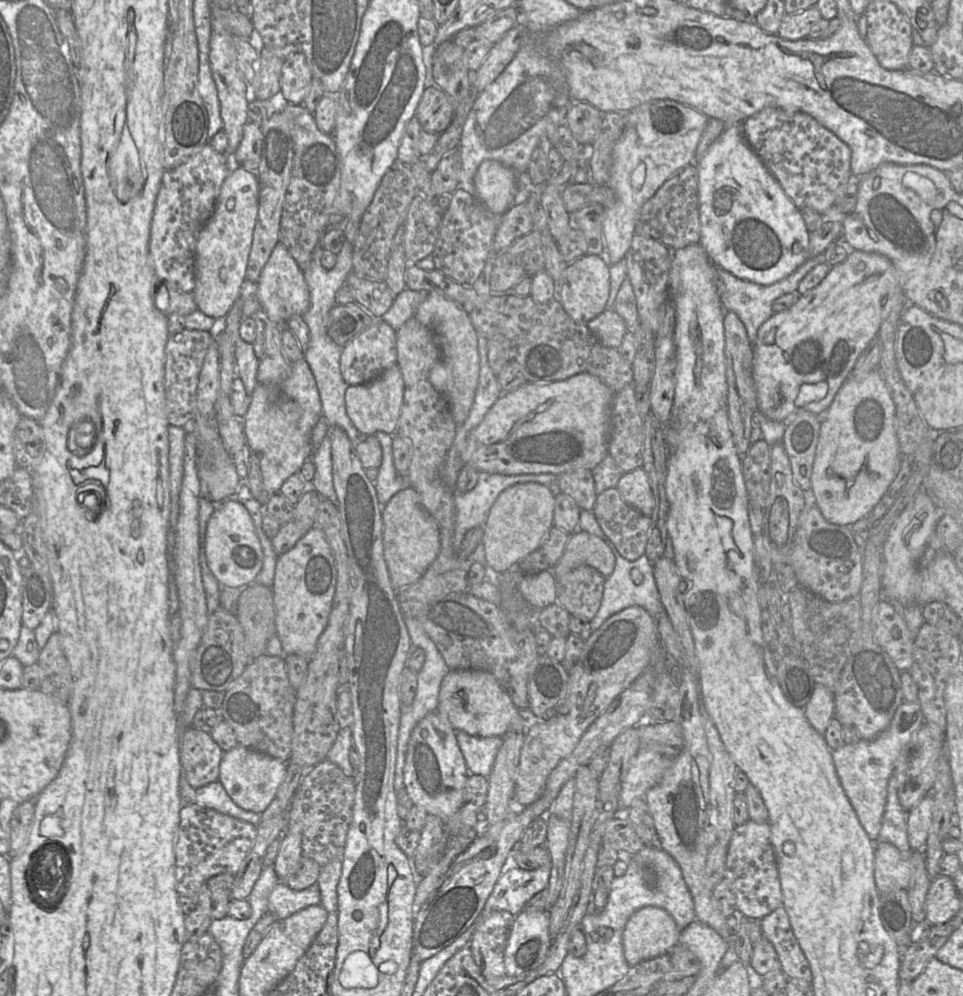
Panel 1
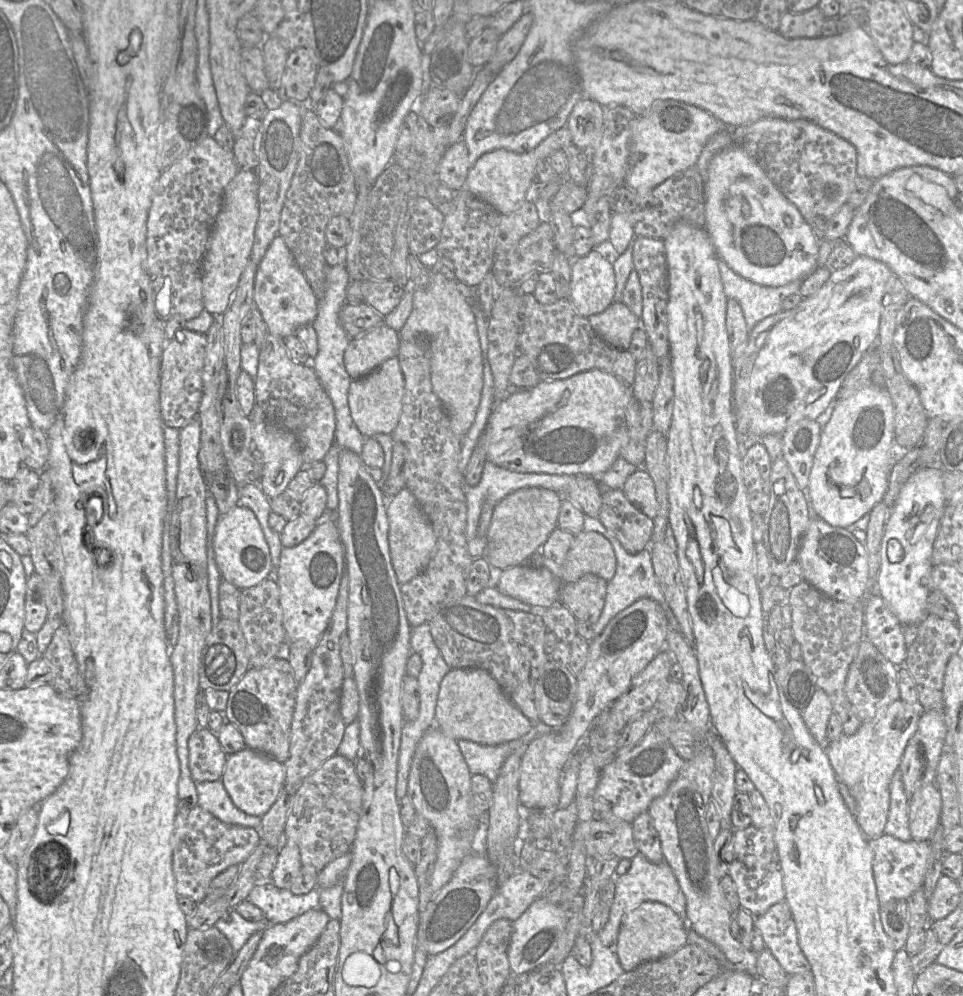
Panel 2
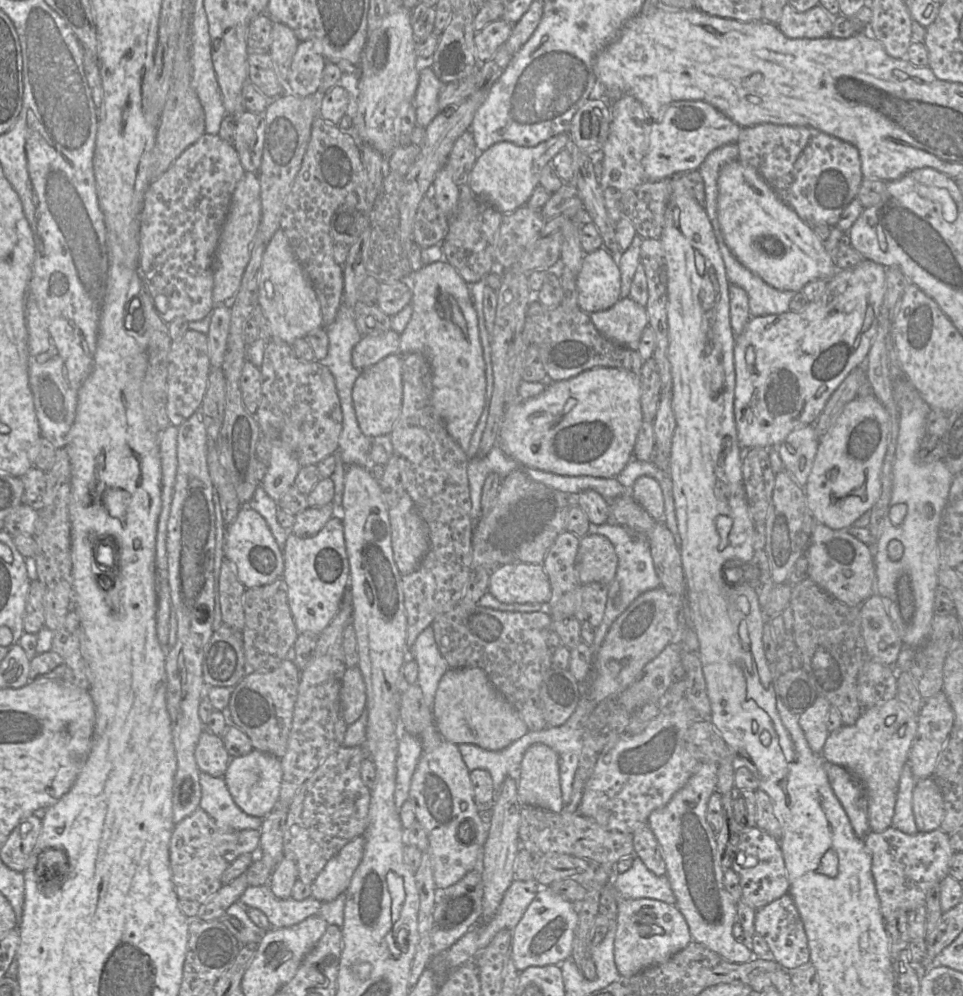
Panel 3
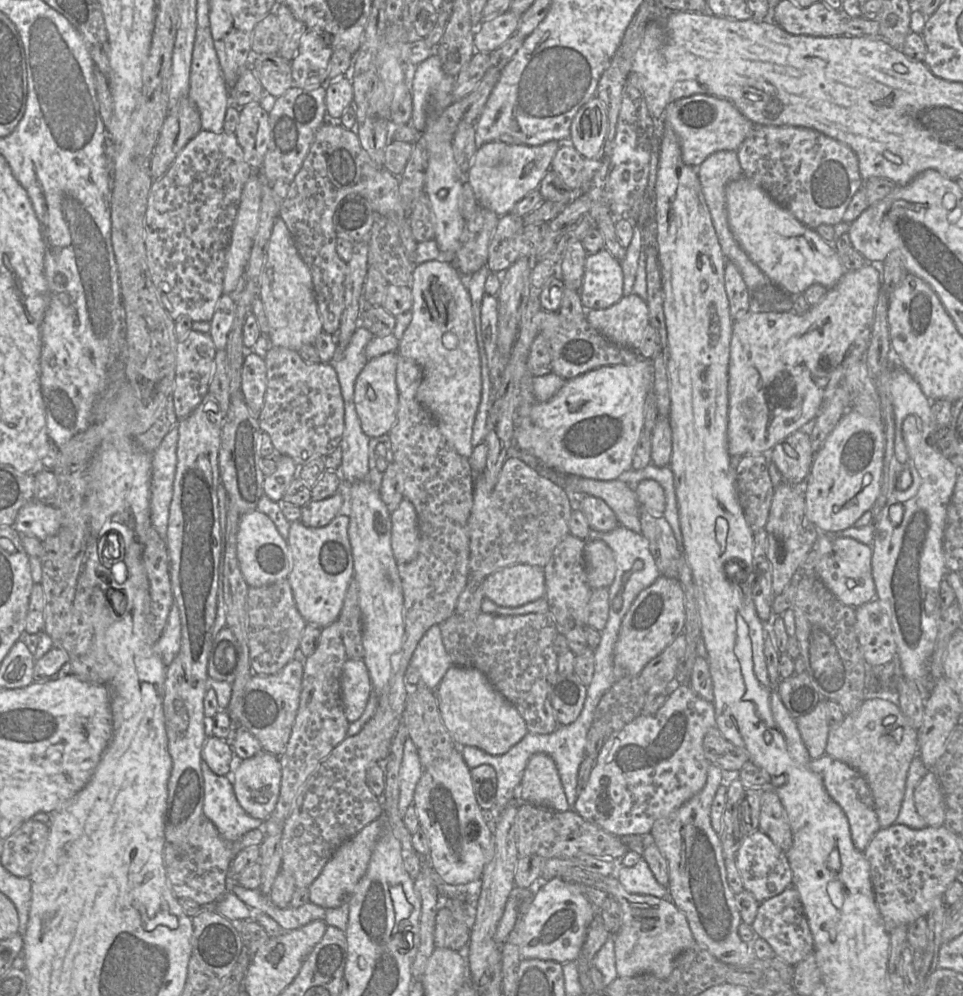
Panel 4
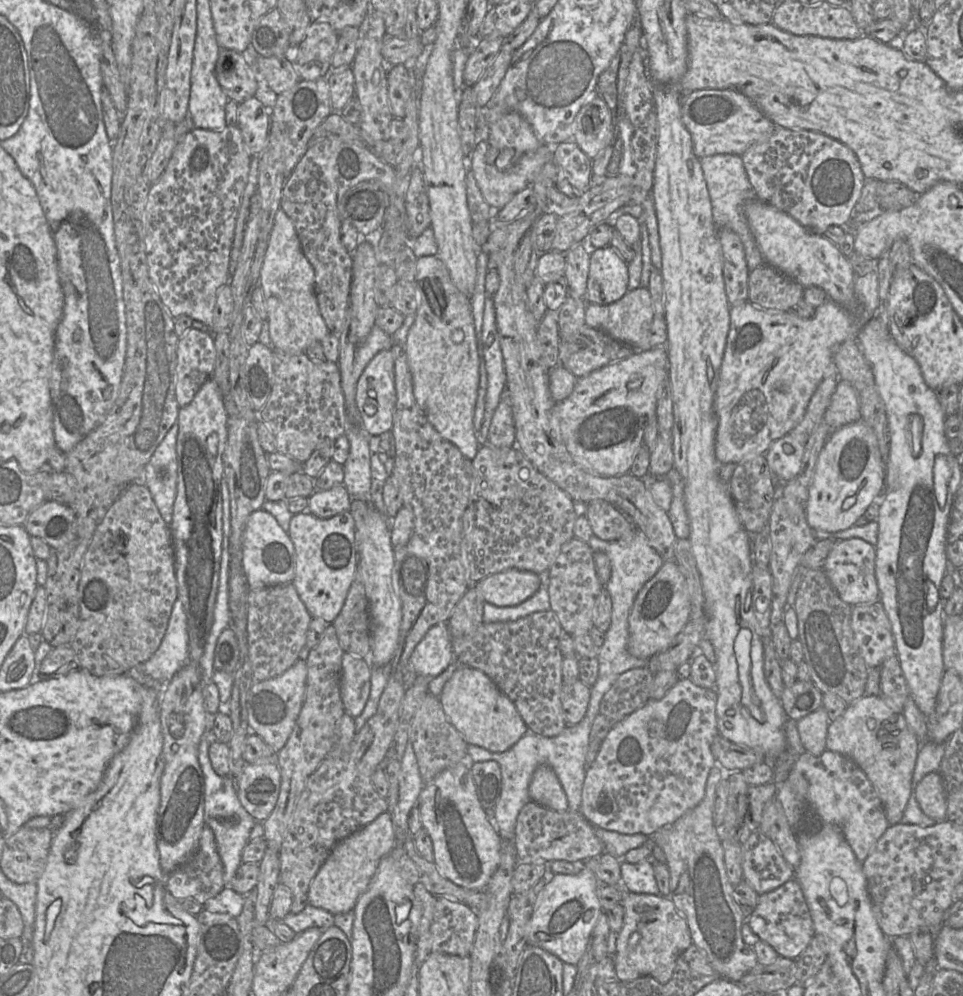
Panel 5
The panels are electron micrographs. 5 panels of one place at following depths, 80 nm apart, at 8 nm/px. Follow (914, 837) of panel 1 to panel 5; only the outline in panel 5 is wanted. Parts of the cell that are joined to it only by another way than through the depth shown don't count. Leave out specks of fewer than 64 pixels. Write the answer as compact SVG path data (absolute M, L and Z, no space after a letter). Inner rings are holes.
M931 772L921 779L915 790L915 797L926 816L936 821L946 819L945 789L938 772Z

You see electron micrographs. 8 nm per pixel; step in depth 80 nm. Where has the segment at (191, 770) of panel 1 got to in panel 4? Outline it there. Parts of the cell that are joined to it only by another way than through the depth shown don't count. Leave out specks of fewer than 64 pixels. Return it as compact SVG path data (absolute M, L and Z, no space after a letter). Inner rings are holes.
M209 735L202 747L201 758L219 776L230 776L234 768L234 753L229 740Z

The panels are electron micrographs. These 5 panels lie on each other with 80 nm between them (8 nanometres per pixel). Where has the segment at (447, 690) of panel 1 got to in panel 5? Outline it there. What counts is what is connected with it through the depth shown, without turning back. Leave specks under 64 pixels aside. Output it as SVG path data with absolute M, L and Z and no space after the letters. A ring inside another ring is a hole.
M458 667L445 683L438 699L450 723L469 745L490 752L504 752L530 731L512 701L481 670Z

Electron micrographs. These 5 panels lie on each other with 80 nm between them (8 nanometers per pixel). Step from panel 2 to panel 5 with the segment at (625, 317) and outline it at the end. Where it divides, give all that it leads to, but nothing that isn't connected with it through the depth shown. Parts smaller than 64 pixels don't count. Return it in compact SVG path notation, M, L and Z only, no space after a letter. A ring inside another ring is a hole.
M639 287L627 294L619 301L608 305L587 304L585 311L585 323L601 330L613 339L630 346L633 350L648 350L650 328L654 318L649 289Z

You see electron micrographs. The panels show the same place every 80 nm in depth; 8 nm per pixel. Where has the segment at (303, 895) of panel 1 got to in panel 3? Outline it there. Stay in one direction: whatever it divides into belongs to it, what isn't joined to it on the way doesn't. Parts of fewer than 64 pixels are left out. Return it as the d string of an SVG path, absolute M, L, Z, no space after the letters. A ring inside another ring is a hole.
M270 885L248 886L239 902L246 908L256 908L268 918L272 928L290 927L309 916L319 914L321 902L309 896L297 901L293 898L280 899L271 891Z

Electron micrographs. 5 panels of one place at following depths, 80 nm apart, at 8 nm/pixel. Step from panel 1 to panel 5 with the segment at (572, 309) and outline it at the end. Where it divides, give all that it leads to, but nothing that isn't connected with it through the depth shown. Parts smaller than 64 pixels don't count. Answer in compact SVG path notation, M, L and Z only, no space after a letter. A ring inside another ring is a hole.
M611 246L595 249L590 256L585 301L608 305L622 299L628 292L628 263Z

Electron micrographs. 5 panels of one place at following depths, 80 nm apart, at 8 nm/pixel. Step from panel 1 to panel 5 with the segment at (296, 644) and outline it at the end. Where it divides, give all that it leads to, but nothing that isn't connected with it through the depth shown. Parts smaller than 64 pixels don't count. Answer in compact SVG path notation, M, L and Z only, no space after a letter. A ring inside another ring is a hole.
M350 511L328 519L301 512L292 516L288 535L295 549L292 584L311 617L321 618L331 624L339 614L355 576L354 519Z

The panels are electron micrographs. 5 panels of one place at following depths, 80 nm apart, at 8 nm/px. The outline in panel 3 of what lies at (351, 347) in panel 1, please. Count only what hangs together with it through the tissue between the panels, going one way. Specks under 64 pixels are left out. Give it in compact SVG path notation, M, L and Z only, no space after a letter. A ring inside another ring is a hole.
M389 329L380 334L364 335L352 351L353 366L363 371L383 358L399 352L400 335Z

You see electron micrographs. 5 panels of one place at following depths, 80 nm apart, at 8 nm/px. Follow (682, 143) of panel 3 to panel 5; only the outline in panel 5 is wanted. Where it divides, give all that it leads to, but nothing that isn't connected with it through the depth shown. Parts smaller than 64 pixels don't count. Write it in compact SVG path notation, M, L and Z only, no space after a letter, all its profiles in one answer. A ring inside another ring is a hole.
M732 89L696 90L685 95L681 116L698 159L716 154L742 156L751 145L765 140L777 129L749 98Z

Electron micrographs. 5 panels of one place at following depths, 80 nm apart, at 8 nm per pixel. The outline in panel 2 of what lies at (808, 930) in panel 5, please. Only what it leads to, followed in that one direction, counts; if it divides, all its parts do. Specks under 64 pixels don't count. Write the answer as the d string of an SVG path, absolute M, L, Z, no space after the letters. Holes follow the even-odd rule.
M786 900L755 917L754 927L760 931L766 949L789 976L811 971L811 965L800 948L796 924Z

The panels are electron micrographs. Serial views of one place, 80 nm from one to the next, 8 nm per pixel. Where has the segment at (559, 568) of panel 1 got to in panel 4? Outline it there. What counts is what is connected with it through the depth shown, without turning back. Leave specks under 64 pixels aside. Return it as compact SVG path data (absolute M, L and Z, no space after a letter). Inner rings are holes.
M601 540L587 541L584 548L587 579L592 589L608 588L616 572L612 549Z

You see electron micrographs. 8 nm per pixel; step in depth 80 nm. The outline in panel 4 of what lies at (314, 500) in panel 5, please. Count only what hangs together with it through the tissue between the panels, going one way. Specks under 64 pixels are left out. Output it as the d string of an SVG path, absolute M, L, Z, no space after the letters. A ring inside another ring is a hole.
M340 492L320 500L310 500L305 506L301 507L300 521L306 527L319 528L326 526L337 516L343 504Z

